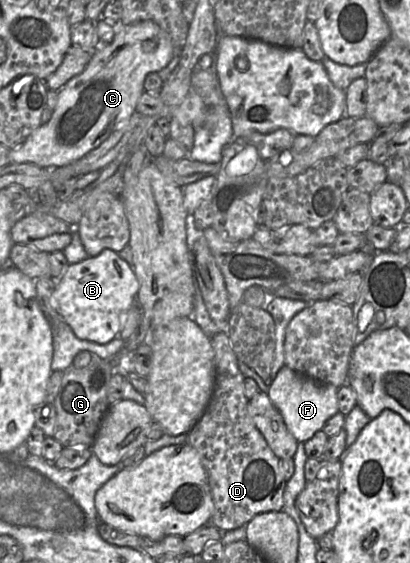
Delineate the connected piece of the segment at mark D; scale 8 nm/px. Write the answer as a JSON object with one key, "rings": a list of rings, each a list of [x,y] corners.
{"rings":[[[220,331],[209,337],[216,355],[215,390],[205,413],[187,434],[187,443],[198,451],[208,475],[214,503],[213,526],[221,531],[228,531],[246,526],[252,518],[261,513],[281,511],[284,506],[287,480],[280,468],[280,459],[271,450],[249,415],[249,400],[244,393],[245,377],[239,369],[238,359],[228,334]]]}

